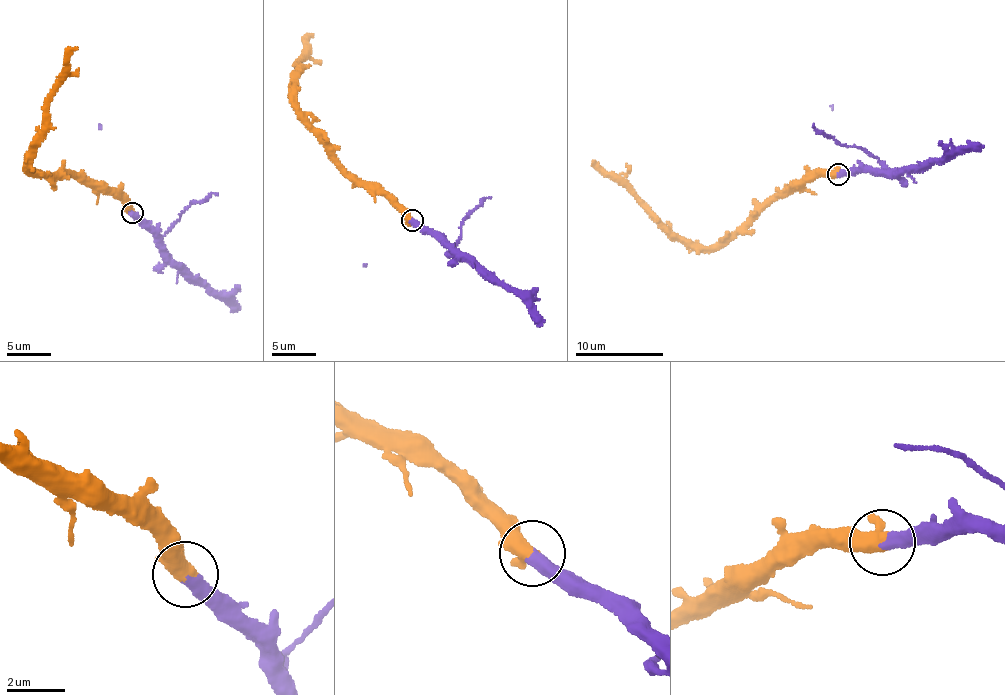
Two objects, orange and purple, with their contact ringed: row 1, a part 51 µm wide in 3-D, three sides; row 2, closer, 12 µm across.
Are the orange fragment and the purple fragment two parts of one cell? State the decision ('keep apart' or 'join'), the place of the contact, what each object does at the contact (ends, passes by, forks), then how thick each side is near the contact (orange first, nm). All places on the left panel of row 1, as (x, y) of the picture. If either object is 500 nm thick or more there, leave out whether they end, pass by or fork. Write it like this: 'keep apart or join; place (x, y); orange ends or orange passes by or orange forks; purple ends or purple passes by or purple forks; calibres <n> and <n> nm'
join; place (132, 213); orange passes by; purple ends; calibres 420 and 480 nm

